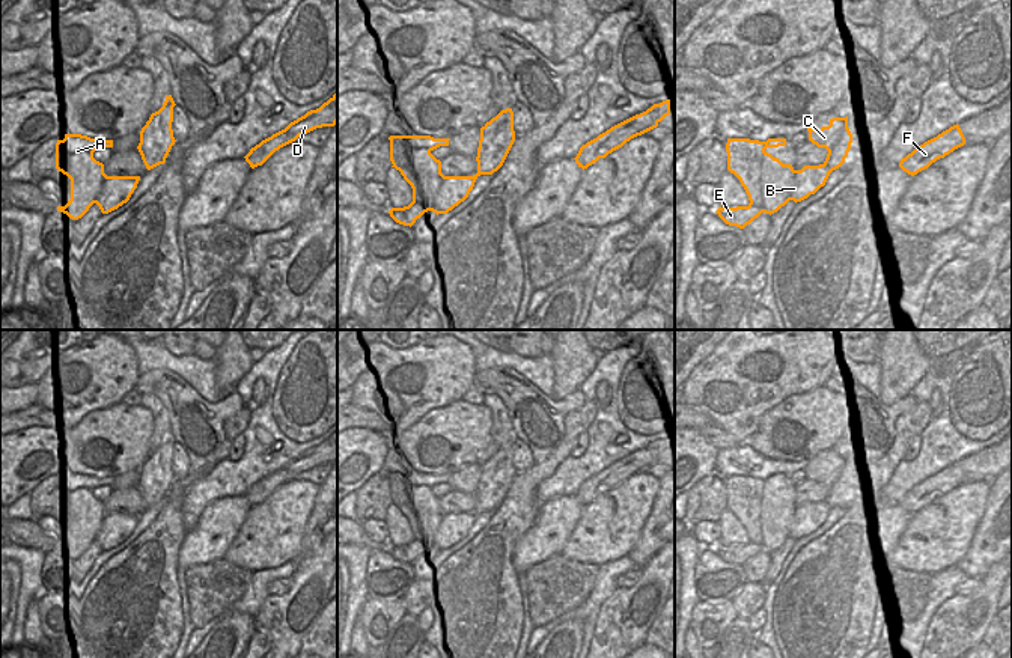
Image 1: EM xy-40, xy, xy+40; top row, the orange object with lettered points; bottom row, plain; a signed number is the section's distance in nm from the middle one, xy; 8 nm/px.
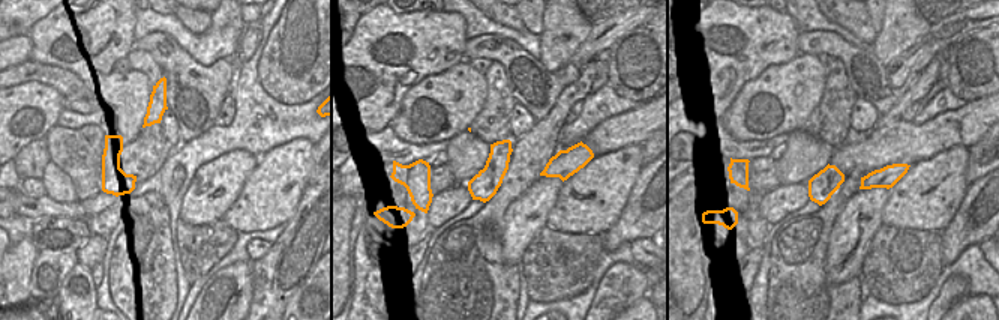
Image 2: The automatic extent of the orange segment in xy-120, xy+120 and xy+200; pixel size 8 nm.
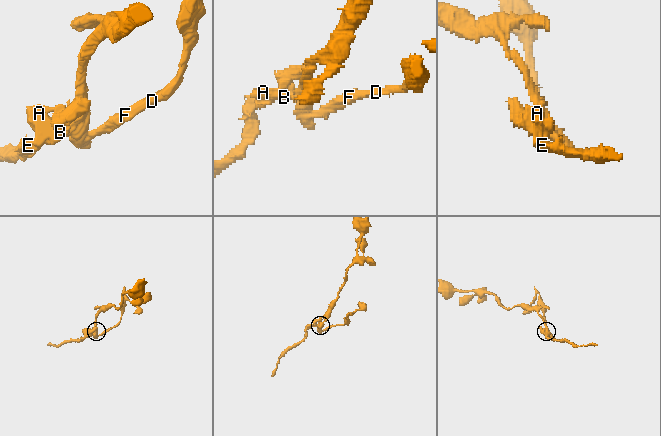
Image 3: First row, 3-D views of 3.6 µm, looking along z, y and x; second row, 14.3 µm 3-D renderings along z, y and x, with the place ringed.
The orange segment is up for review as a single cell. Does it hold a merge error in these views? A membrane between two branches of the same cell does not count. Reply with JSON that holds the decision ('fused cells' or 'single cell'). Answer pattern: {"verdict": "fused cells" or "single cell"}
{"verdict": "fused cells"}

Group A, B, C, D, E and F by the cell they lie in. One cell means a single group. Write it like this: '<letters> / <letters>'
A B C D F / E

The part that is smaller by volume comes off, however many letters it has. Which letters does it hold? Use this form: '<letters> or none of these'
E

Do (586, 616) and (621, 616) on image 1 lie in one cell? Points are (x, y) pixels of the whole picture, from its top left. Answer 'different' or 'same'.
different

